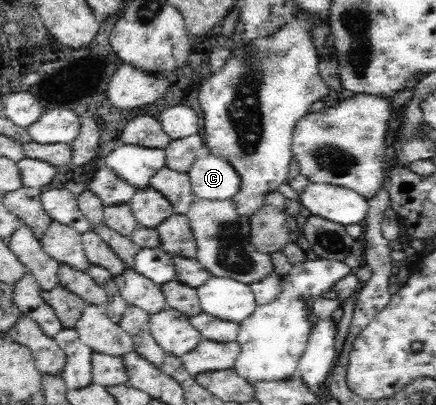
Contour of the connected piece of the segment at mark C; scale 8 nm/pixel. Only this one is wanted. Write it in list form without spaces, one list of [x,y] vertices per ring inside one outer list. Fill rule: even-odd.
[[[208,153],[197,158],[187,174],[197,199],[224,201],[239,192],[239,173],[236,173],[228,159],[220,158],[216,154]]]

